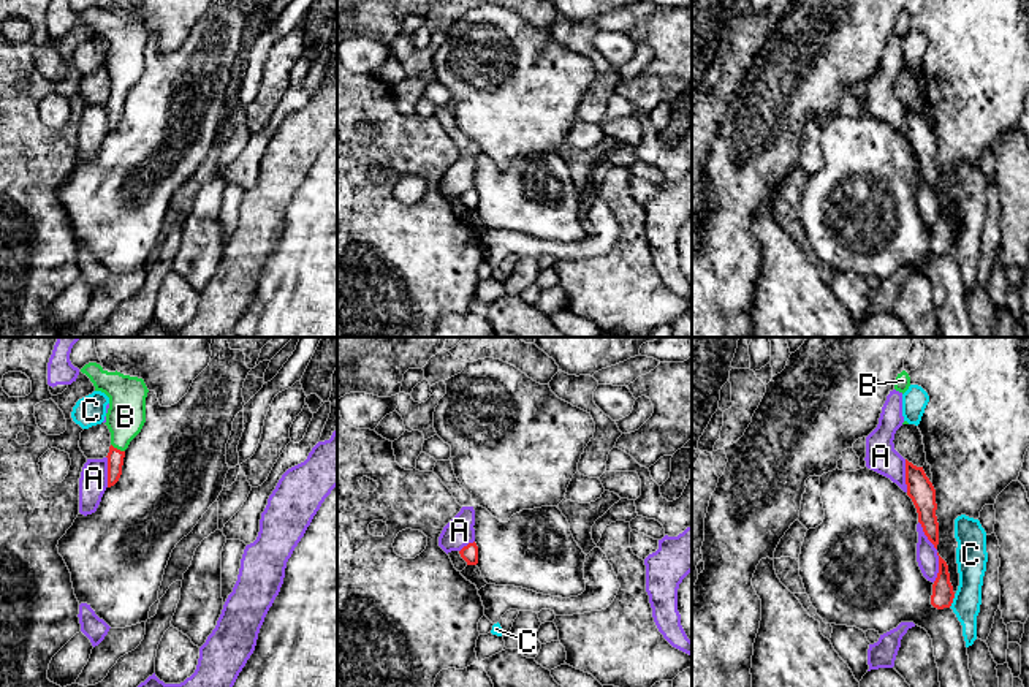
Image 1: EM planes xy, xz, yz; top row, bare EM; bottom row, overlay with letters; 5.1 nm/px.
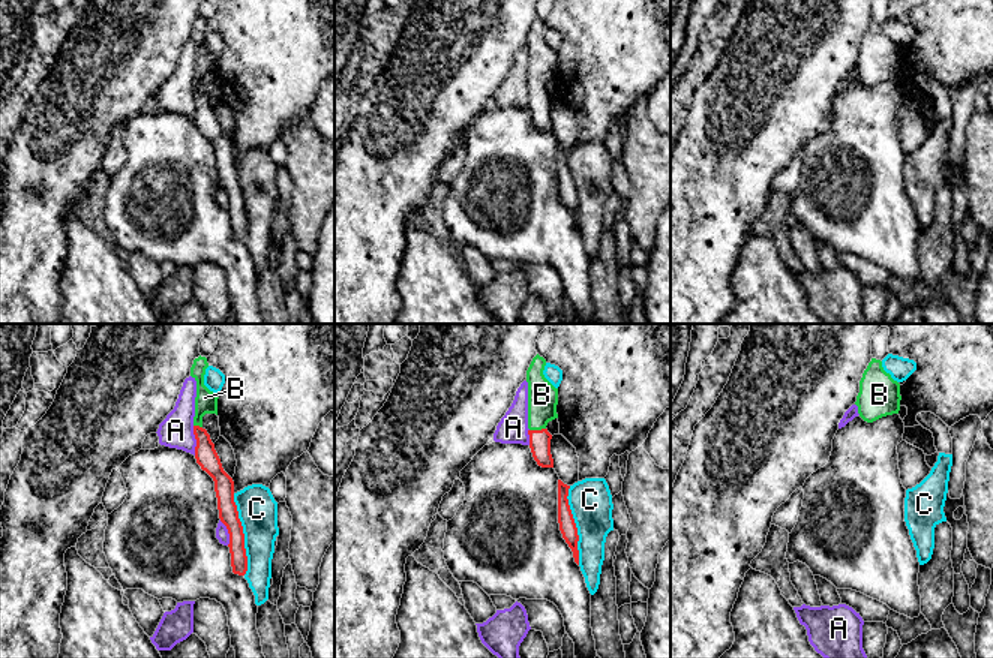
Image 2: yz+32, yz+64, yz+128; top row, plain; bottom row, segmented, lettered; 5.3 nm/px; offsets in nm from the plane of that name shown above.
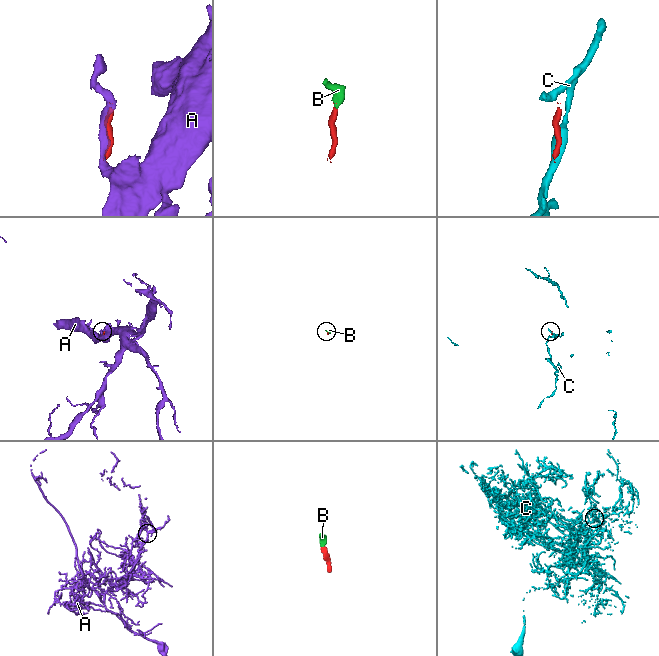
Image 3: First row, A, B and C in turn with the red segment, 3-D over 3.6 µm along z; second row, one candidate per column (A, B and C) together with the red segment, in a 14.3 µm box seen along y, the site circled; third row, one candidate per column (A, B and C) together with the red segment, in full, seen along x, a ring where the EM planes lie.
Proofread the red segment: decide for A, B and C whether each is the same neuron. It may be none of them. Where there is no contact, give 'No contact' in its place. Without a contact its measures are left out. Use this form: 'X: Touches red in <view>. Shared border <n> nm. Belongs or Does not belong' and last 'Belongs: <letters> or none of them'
A: Touches red in yz. Shared border 170 nm. Does not belong
B: Touches red in xy. Shared border 80 nm. Belongs
C: Touches red in yz. Shared border 80 nm. Does not belong
Belongs: B

